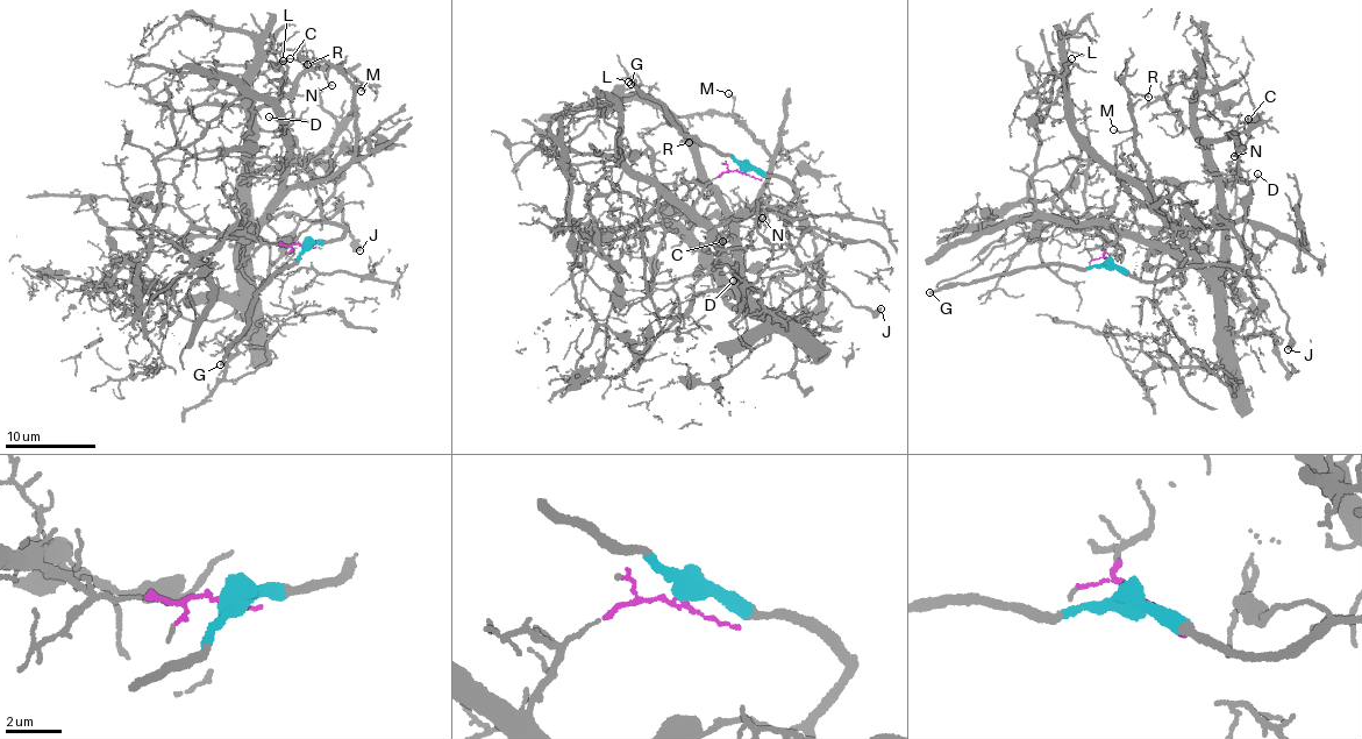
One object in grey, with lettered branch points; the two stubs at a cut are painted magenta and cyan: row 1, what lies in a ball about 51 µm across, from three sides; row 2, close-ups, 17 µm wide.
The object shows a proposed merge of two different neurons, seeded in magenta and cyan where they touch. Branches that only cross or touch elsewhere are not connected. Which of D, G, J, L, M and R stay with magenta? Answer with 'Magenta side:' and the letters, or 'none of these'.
Magenta side: L, M, R

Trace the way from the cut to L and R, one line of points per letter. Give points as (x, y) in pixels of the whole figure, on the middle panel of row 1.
L: (741, 169), (711, 179), (694, 205), (694, 218), (736, 264), (717, 187), (687, 135), (632, 78), (629, 83)
R: (741, 169), (711, 179), (694, 205), (736, 264), (735, 234), (770, 156), (729, 115), (694, 115), (690, 143)

